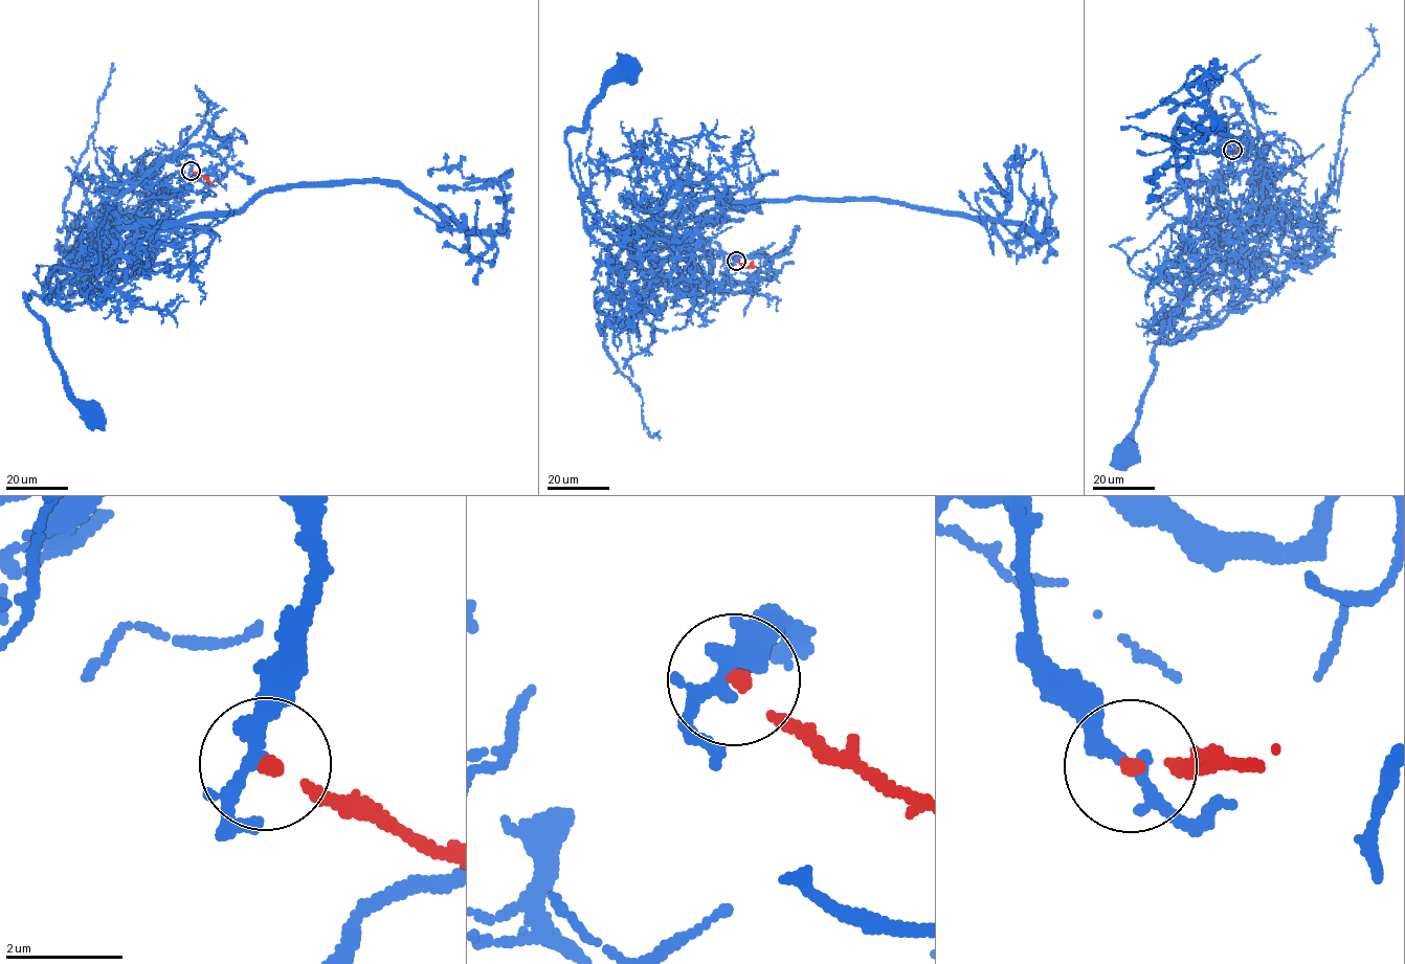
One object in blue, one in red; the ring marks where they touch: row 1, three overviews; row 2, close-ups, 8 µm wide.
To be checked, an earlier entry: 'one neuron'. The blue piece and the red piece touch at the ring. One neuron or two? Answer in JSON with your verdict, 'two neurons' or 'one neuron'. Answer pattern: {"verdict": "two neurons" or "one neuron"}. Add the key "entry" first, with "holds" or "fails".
{"entry": "fails", "verdict": "two neurons"}

